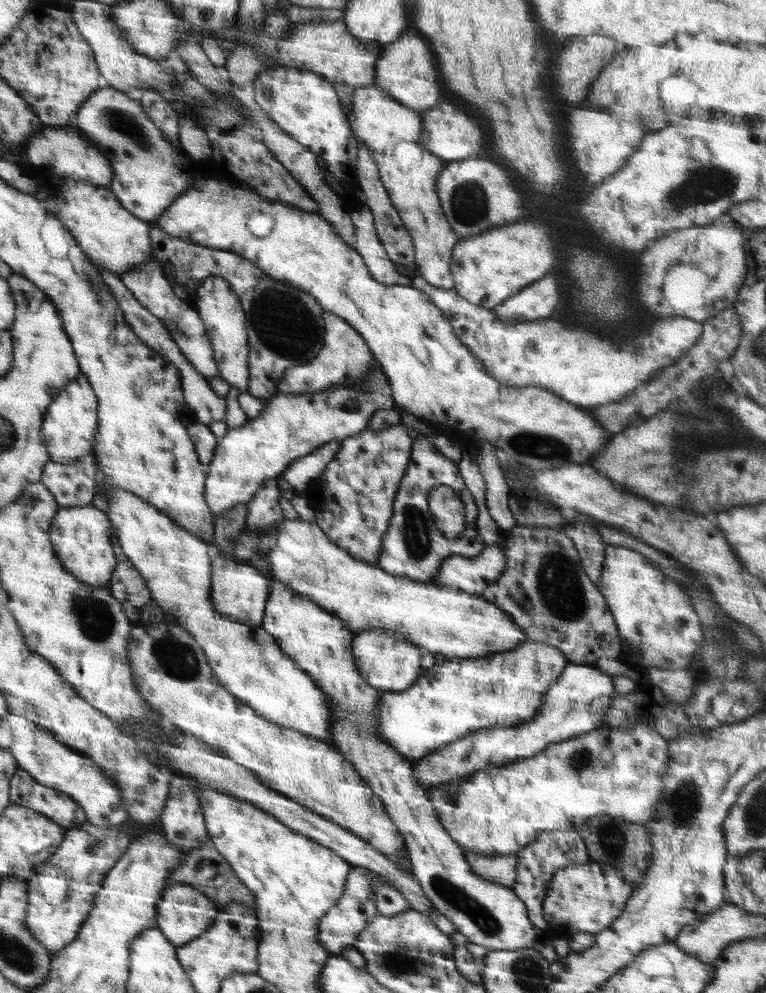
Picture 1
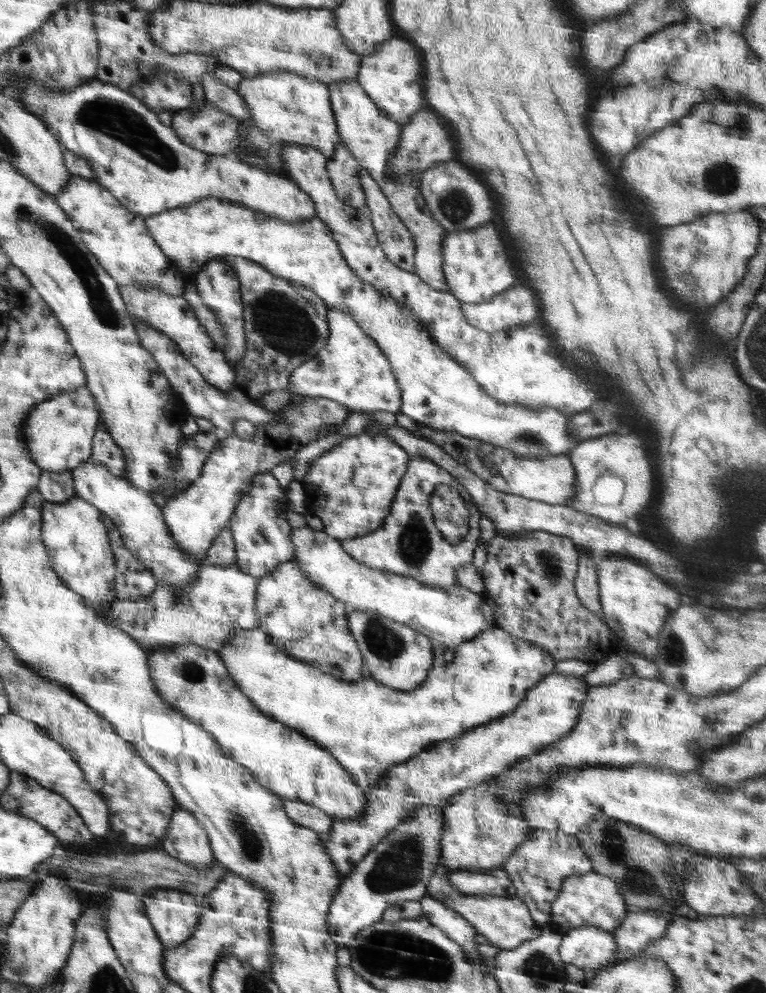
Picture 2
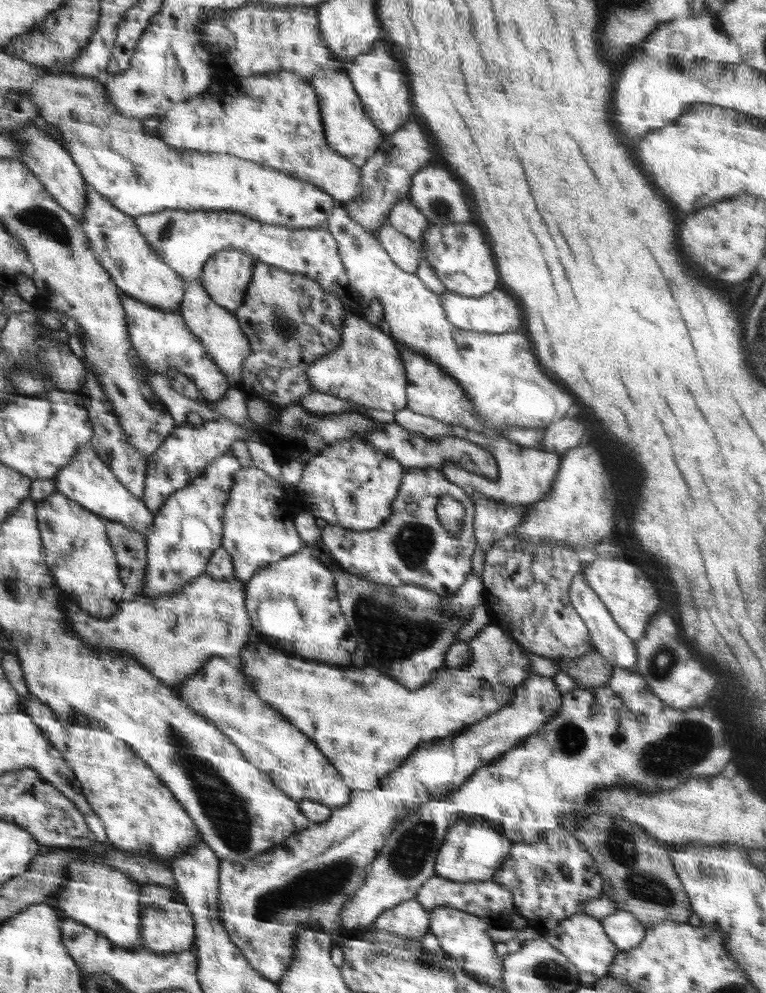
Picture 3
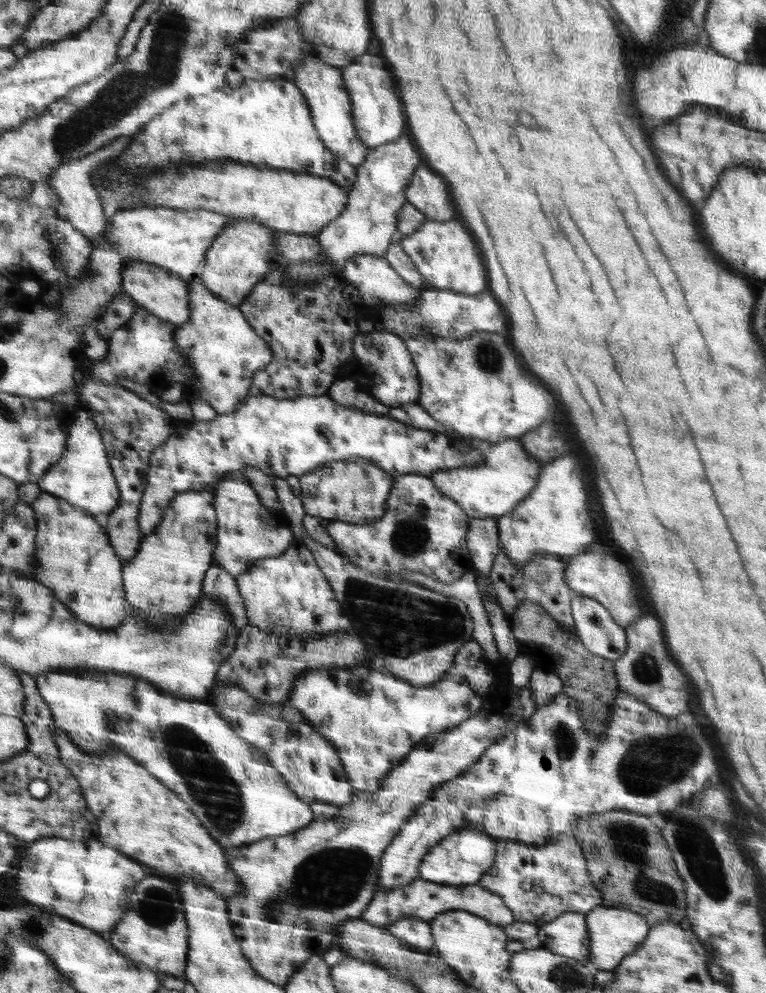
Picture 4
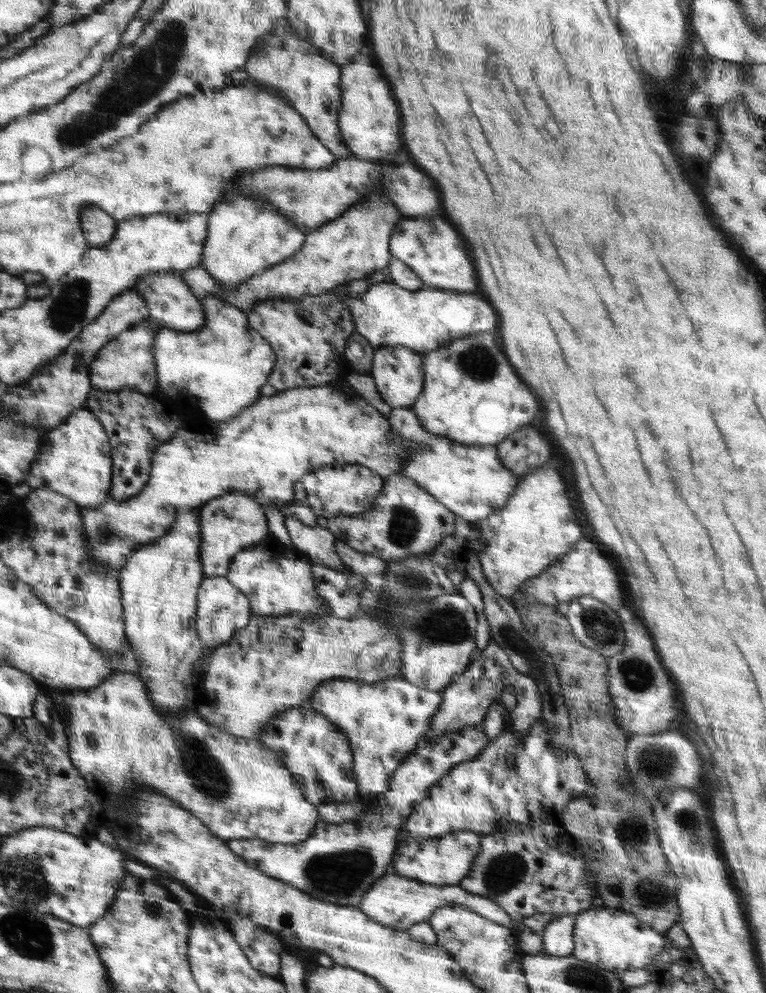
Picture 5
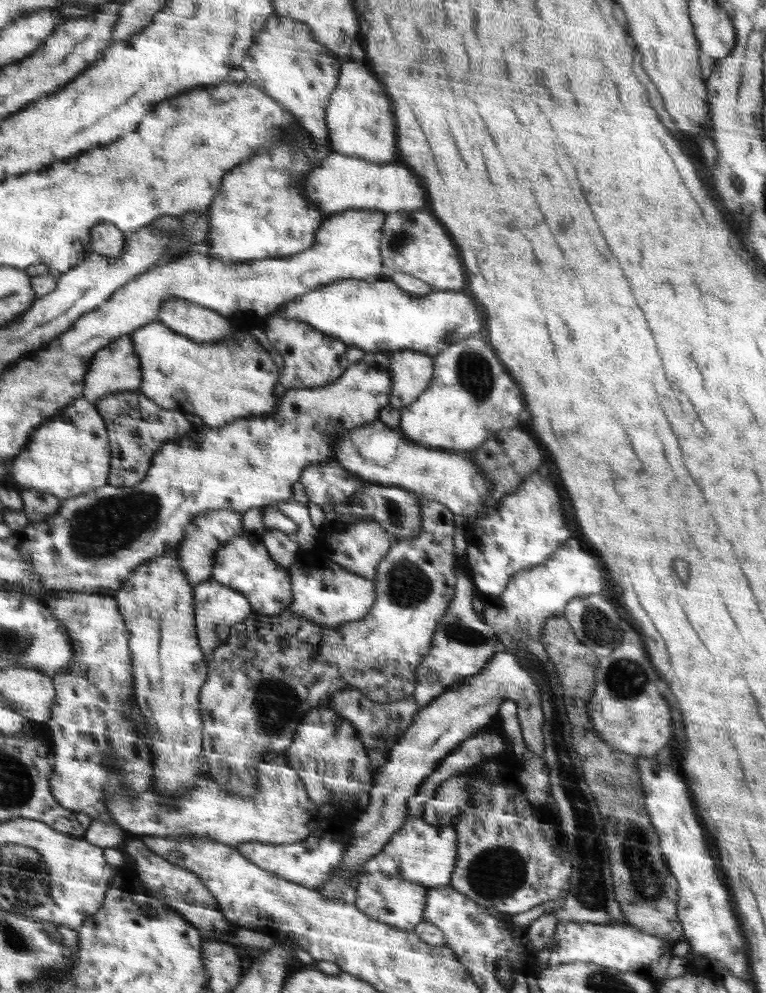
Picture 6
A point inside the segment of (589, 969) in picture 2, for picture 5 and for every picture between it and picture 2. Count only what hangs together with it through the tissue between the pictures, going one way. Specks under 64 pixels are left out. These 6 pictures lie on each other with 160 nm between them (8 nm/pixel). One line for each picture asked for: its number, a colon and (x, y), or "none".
3: (581, 939)
4: (567, 935)
5: (557, 937)

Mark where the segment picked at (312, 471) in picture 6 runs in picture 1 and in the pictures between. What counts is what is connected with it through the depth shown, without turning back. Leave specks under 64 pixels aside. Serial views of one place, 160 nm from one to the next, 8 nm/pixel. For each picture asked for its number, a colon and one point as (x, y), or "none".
1: (353, 498)
2: (360, 476)
3: (350, 484)
4: (354, 491)
5: (338, 491)

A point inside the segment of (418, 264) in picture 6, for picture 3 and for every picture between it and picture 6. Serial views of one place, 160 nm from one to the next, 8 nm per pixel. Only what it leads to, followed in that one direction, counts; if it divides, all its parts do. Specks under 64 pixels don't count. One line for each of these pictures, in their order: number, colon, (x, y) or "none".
3: (461, 257)
4: (444, 254)
5: (431, 248)

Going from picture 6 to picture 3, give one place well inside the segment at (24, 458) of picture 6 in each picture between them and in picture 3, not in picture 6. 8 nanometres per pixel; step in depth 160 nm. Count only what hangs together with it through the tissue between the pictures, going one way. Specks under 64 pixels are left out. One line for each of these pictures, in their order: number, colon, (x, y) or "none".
3: (87, 479)
4: (83, 476)
5: (75, 460)

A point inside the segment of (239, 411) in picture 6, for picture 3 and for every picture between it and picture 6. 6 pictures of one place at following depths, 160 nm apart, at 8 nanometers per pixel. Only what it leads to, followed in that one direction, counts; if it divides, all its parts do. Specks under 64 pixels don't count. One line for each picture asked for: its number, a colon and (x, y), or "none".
3: (220, 331)
4: (225, 351)
5: (216, 373)

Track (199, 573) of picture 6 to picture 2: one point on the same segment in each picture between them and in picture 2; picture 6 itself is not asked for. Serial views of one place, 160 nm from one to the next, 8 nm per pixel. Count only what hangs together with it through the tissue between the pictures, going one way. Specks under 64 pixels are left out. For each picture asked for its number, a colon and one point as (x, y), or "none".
2: (263, 539)
3: (258, 531)
4: (246, 532)
5: (230, 523)

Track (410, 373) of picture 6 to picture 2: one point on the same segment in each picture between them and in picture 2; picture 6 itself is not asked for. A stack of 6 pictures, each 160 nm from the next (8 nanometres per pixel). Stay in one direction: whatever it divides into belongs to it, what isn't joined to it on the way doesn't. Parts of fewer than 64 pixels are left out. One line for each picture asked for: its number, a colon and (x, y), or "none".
2: (351, 368)
3: (367, 370)
4: (384, 358)
5: (398, 371)

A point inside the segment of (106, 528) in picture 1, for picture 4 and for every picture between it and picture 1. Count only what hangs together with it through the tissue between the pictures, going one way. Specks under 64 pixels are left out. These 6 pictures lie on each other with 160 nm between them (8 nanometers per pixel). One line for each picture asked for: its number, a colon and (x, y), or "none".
2: (73, 529)
3: (76, 545)
4: (74, 558)

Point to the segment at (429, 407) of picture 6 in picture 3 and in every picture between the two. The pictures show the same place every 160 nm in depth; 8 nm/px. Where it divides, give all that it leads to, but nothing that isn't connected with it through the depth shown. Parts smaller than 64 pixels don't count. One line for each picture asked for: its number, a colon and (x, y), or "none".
3: (505, 382)
4: (477, 386)
5: (471, 395)

